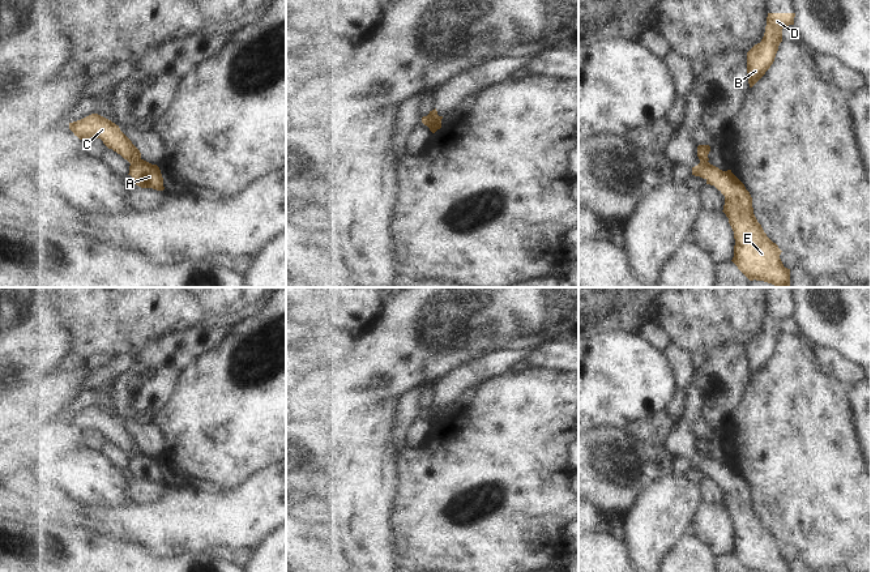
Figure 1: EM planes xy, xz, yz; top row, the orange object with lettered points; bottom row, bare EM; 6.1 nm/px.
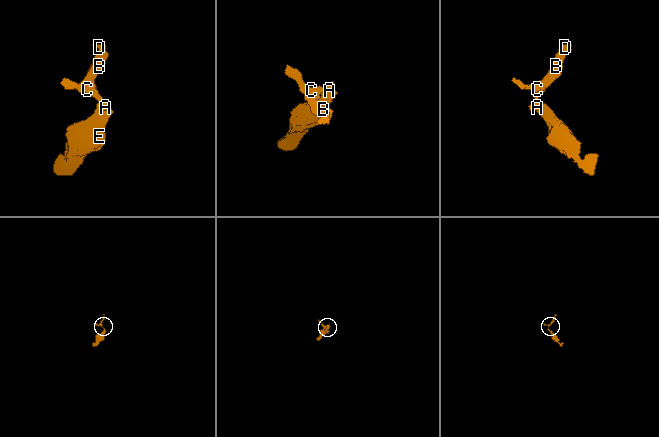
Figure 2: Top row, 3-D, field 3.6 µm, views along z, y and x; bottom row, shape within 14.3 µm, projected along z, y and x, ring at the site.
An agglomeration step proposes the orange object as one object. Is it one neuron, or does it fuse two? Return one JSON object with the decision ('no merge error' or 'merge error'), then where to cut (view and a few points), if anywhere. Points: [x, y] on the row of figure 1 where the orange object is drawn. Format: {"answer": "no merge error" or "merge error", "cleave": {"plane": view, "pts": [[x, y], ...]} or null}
{"answer": "merge error", "cleave": {"plane": "xy", "pts": [[140, 158], [131, 163]]}}

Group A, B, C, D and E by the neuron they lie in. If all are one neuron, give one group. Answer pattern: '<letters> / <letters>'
A E / B C D

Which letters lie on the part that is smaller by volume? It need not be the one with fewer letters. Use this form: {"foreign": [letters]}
{"foreign": ["B", "C", "D"]}

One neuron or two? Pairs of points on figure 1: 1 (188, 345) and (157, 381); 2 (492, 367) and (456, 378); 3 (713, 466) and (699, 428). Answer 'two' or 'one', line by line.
1: one
2: one
3: two

